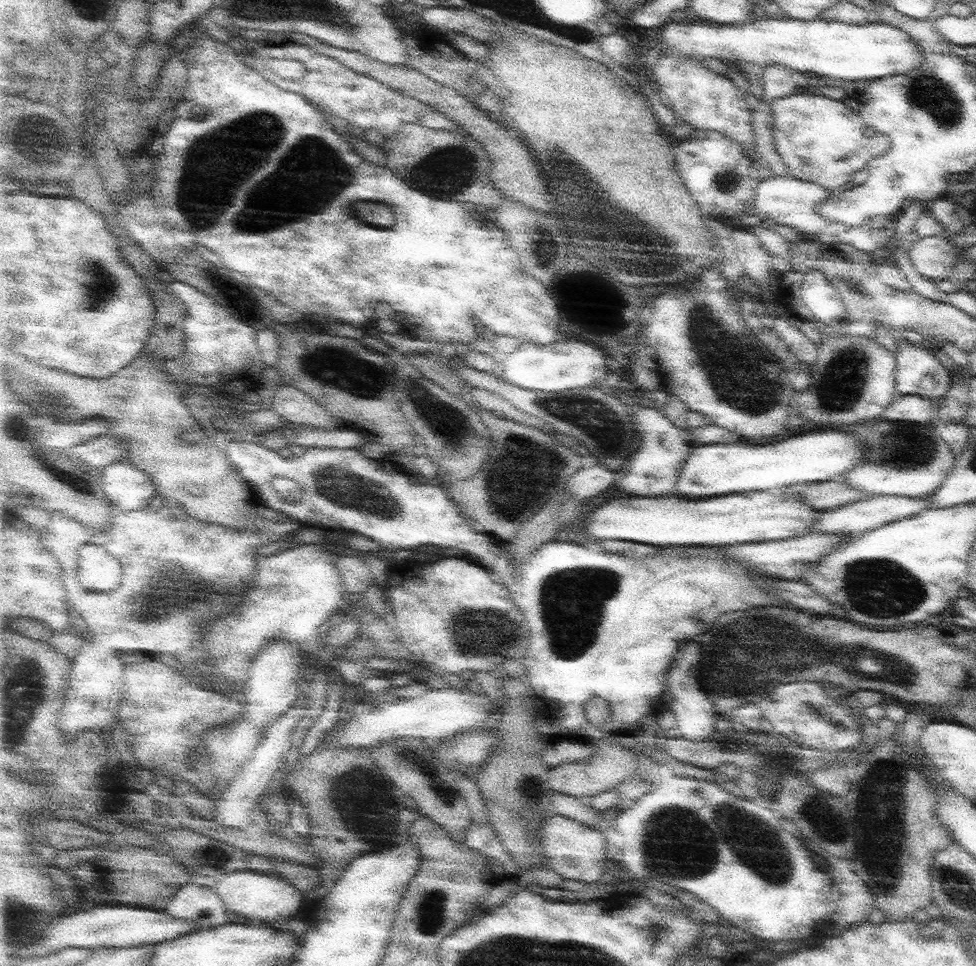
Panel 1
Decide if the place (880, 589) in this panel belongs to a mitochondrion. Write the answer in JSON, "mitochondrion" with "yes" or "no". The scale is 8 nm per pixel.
{"mitochondrion":"yes"}

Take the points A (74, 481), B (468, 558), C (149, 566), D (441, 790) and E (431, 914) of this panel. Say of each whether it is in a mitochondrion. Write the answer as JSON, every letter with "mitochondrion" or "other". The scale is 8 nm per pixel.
{"A":"other","B":"other","C":"other","D":"mitochondrion","E":"mitochondrion"}

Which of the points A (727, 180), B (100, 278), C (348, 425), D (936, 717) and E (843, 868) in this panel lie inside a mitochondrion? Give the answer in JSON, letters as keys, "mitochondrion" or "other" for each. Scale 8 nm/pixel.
{"A":"mitochondrion","B":"mitochondrion","C":"other","D":"other","E":"other"}

